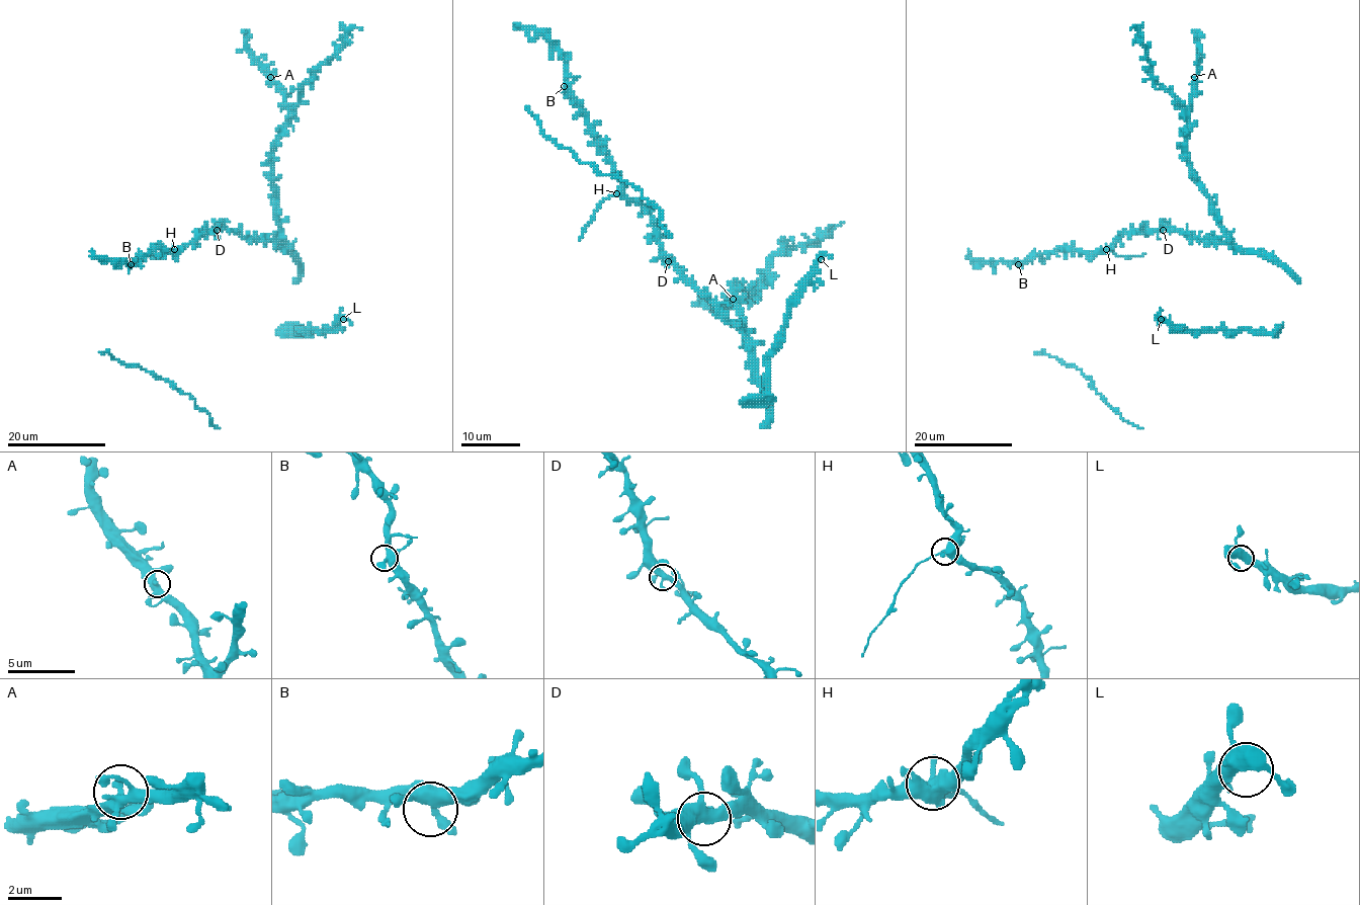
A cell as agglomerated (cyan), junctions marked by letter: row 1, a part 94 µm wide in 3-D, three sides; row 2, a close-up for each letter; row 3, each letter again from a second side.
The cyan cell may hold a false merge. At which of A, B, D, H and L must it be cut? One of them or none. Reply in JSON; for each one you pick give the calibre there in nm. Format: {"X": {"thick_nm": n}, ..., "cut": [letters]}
{"H": {"thick_nm": 440}, "cut": ["H"]}

